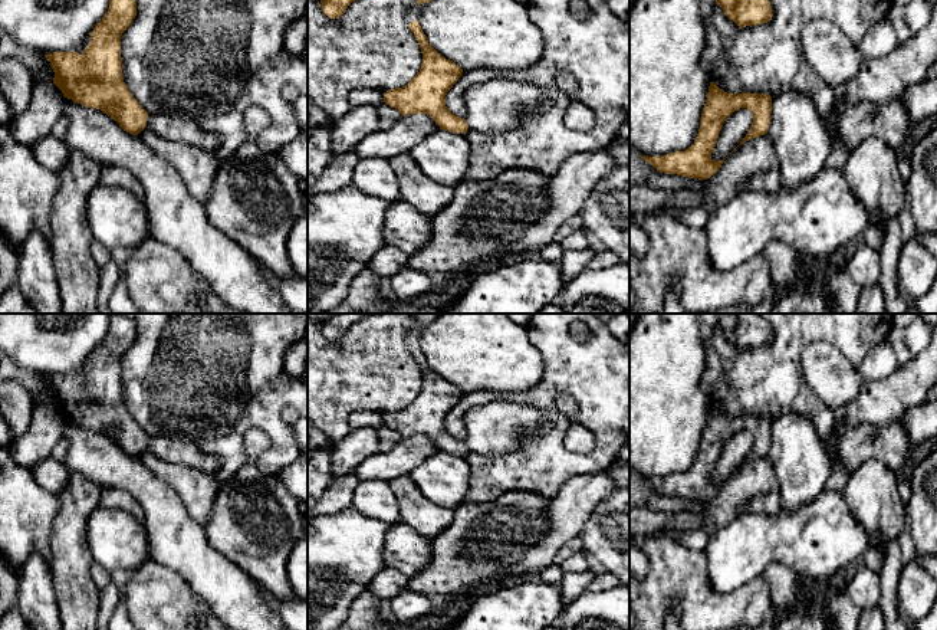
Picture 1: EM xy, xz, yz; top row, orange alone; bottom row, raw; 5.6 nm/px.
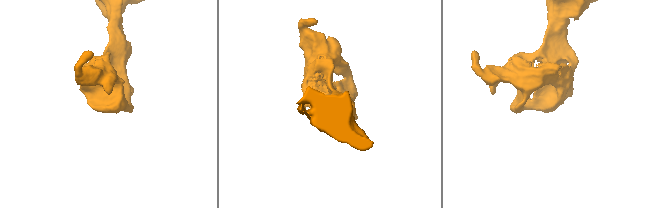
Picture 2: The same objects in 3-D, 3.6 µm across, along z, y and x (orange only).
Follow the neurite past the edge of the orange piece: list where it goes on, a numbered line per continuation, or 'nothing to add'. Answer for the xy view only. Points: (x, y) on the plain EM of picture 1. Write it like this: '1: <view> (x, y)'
1: xy (173, 450)

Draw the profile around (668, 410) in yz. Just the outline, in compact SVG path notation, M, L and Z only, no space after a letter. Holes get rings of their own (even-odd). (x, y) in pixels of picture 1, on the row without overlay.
M640 314L629 331L629 470L661 479L691 469L700 452L710 403L700 383L706 368L701 314Z

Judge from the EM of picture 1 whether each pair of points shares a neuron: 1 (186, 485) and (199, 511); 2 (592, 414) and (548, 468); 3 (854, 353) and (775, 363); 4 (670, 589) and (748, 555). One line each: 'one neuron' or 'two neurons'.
1: one neuron
2: one neuron
3: one neuron
4: two neurons

